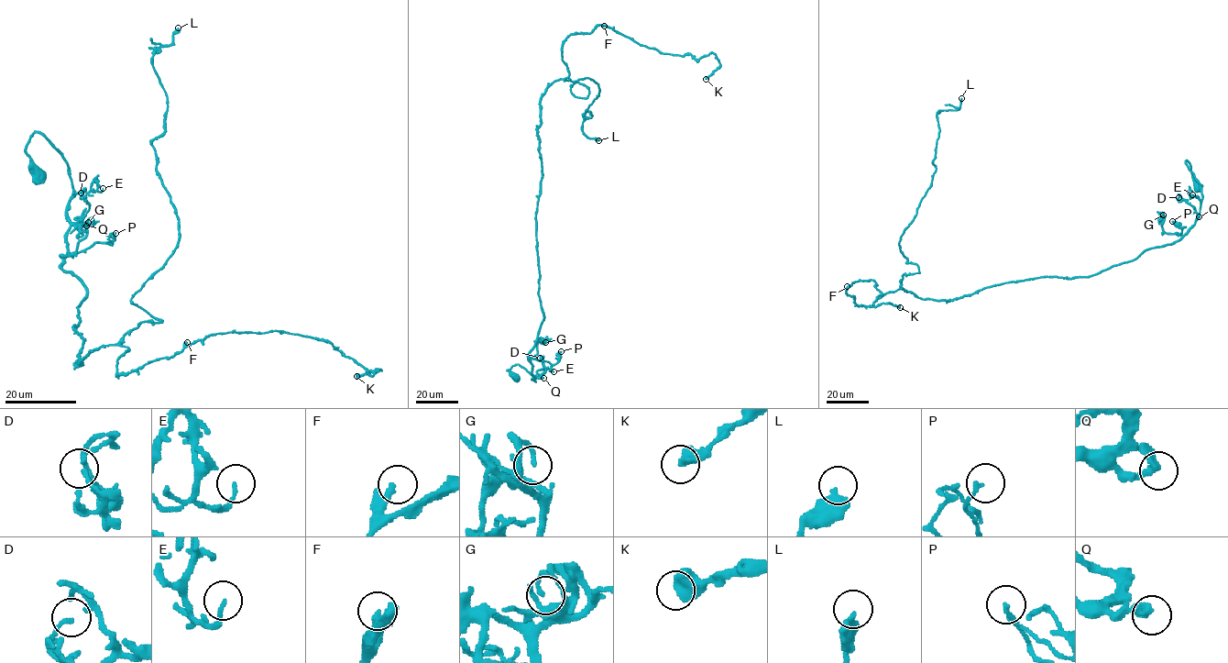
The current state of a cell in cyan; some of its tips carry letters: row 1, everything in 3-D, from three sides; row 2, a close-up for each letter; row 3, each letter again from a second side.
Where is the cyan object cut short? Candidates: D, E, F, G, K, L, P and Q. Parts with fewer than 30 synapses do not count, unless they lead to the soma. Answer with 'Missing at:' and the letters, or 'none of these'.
Missing at: none of these

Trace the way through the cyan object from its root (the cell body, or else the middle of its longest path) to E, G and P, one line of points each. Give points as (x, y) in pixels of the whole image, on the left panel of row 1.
E: (37, 175), (30, 167), (26, 147), (38, 131), (67, 164), (71, 199), (90, 188), (100, 192), (103, 188)
G: (37, 175), (26, 147), (38, 131), (70, 171), (70, 227), (61, 258), (75, 254), (94, 223), (88, 222)
P: (37, 175), (26, 147), (38, 131), (70, 171), (70, 227), (61, 258), (96, 242), (111, 244), (115, 233)

